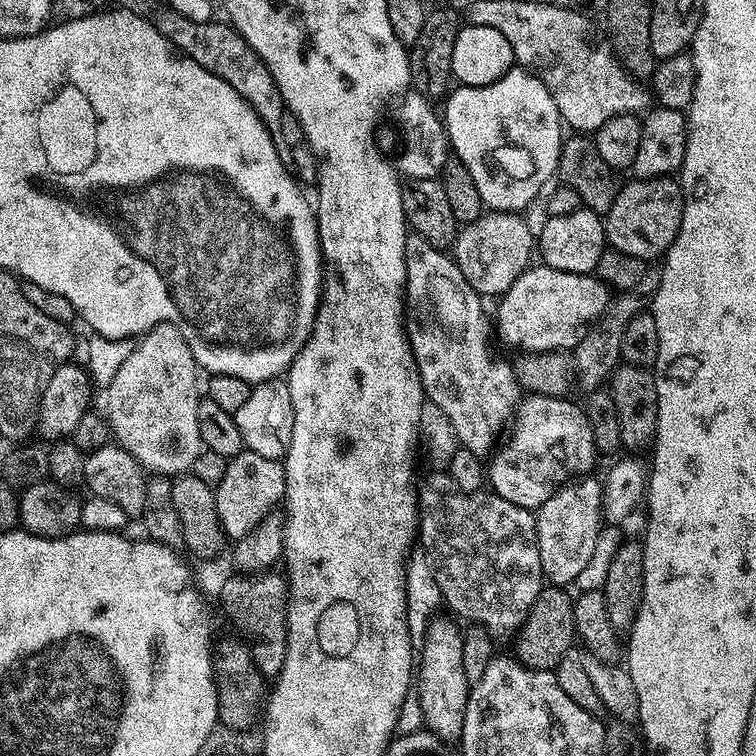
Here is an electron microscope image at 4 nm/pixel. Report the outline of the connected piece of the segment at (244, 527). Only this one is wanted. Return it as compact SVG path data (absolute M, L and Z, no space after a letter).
M247 450L231 457L226 466L226 474L222 474L222 482L214 488L216 509L225 537L232 542L246 538L246 534L250 534L250 530L254 530L254 526L258 526L262 518L277 511L278 505L284 499L285 490L286 474L280 460L262 458L262 454Z

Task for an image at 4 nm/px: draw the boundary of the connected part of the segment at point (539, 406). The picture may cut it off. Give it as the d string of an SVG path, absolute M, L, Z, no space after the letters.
M529 395L519 405L511 432L512 437L491 457L493 460L492 464L490 460L487 465L486 480L491 491L518 507L539 510L552 496L553 489L544 488L548 484L548 444L544 441L544 436L556 436L556 449L552 456L560 460L566 471L576 472L572 474L591 473L588 471L598 459L594 434L590 430L590 422L583 407L579 403L571 404L563 395Z

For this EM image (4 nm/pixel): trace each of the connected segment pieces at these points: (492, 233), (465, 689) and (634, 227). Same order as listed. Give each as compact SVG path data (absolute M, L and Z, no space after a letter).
M487 211L481 213L475 222L465 225L458 233L452 254L462 270L463 277L481 296L501 296L508 292L524 269L531 263L536 236L534 230L524 220L524 216L514 212Z
M439 618L433 619L426 628L428 633L424 636L424 649L421 652L419 649L418 652L418 686L420 682L418 699L424 715L424 728L445 742L459 741L466 718L466 702L470 691L466 670L462 670L464 634L461 625L456 624L451 624L448 620L439 620Z
M655 176L649 180L638 180L635 178L629 179L629 184L625 183L621 187L620 193L614 198L614 206L610 206L610 210L603 217L604 221L604 238L609 249L625 252L631 256L636 256L639 260L645 262L651 262L652 259L663 257L664 253L667 252L670 245L674 242L674 238L678 234L680 229L680 223L682 222L682 214L684 213L684 191L680 189L679 179L673 178L672 176Z

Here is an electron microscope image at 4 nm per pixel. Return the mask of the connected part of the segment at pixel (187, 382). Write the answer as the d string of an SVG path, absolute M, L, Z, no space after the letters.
M163 323L139 337L130 358L119 367L118 374L106 389L106 419L111 439L125 448L139 462L141 468L149 473L169 478L187 473L194 458L198 458L202 450L198 434L198 406L202 396L201 393L196 393L196 372L198 373L198 365L190 346L186 346L186 338L182 338L182 334L173 324Z

